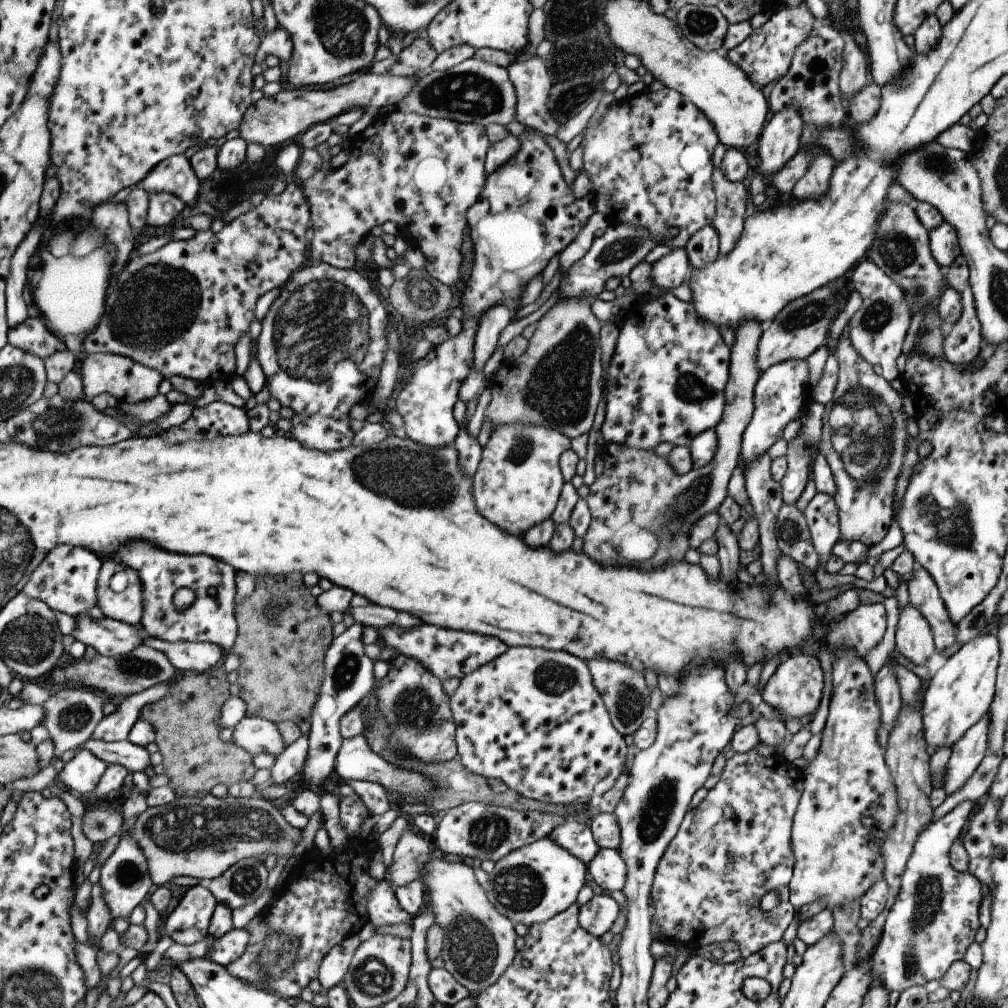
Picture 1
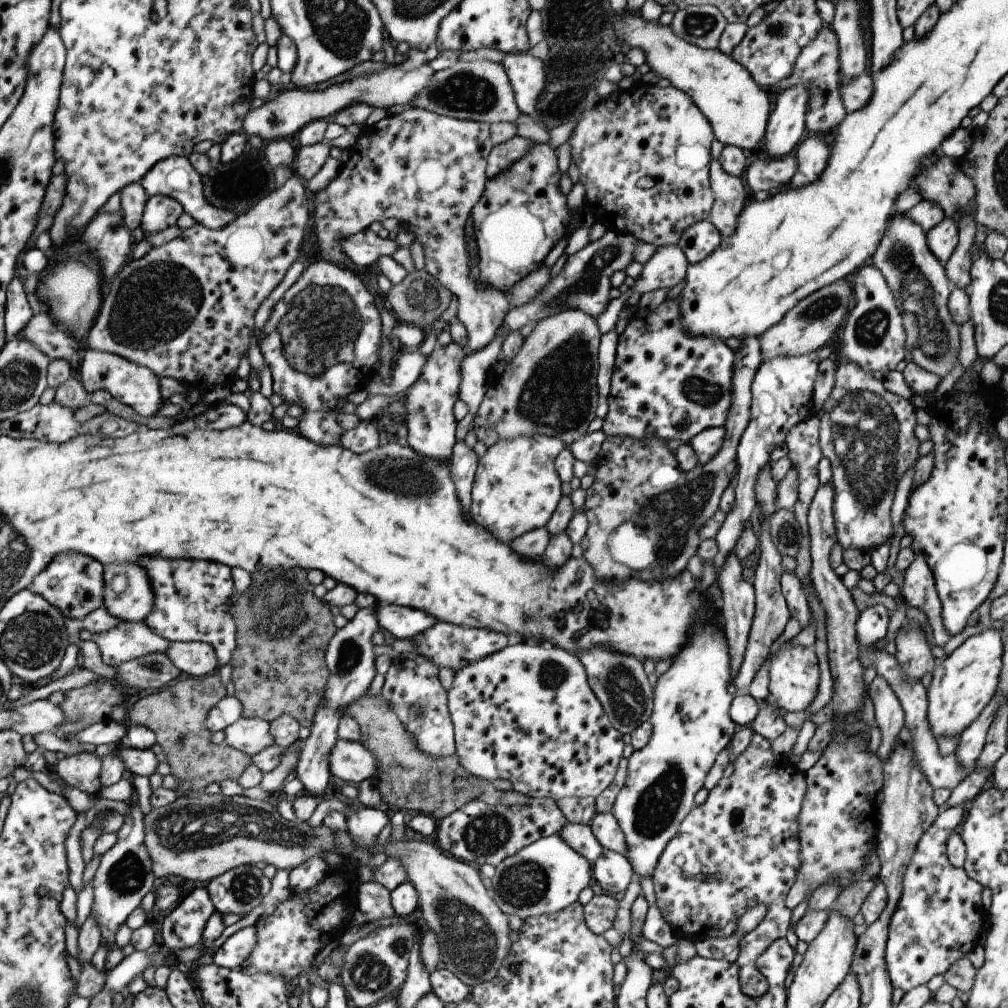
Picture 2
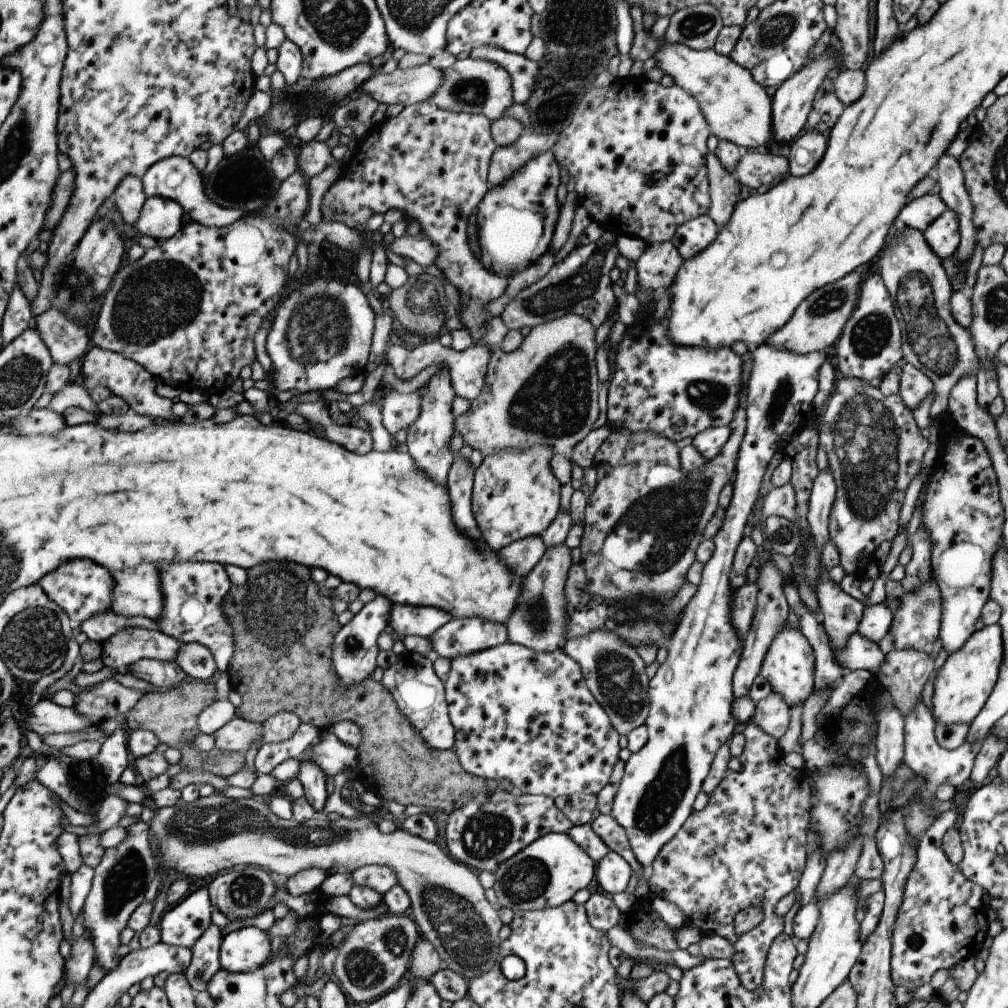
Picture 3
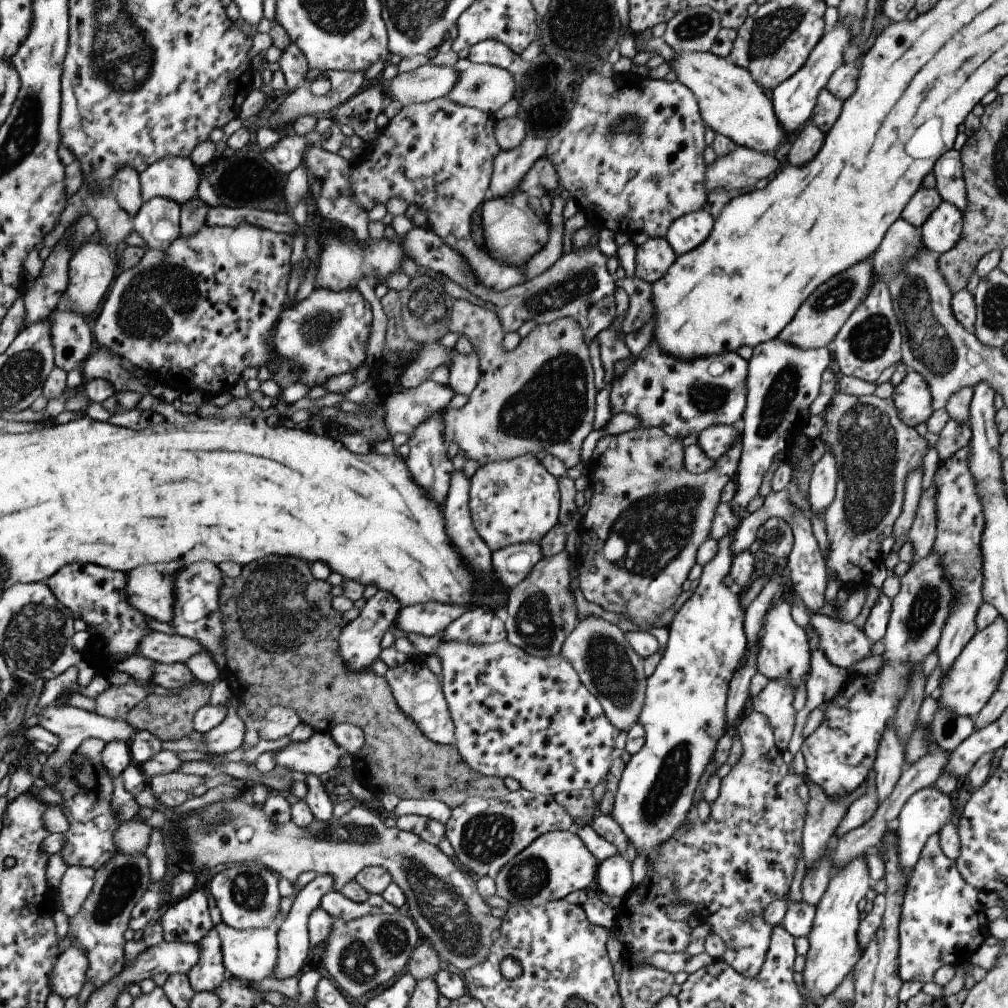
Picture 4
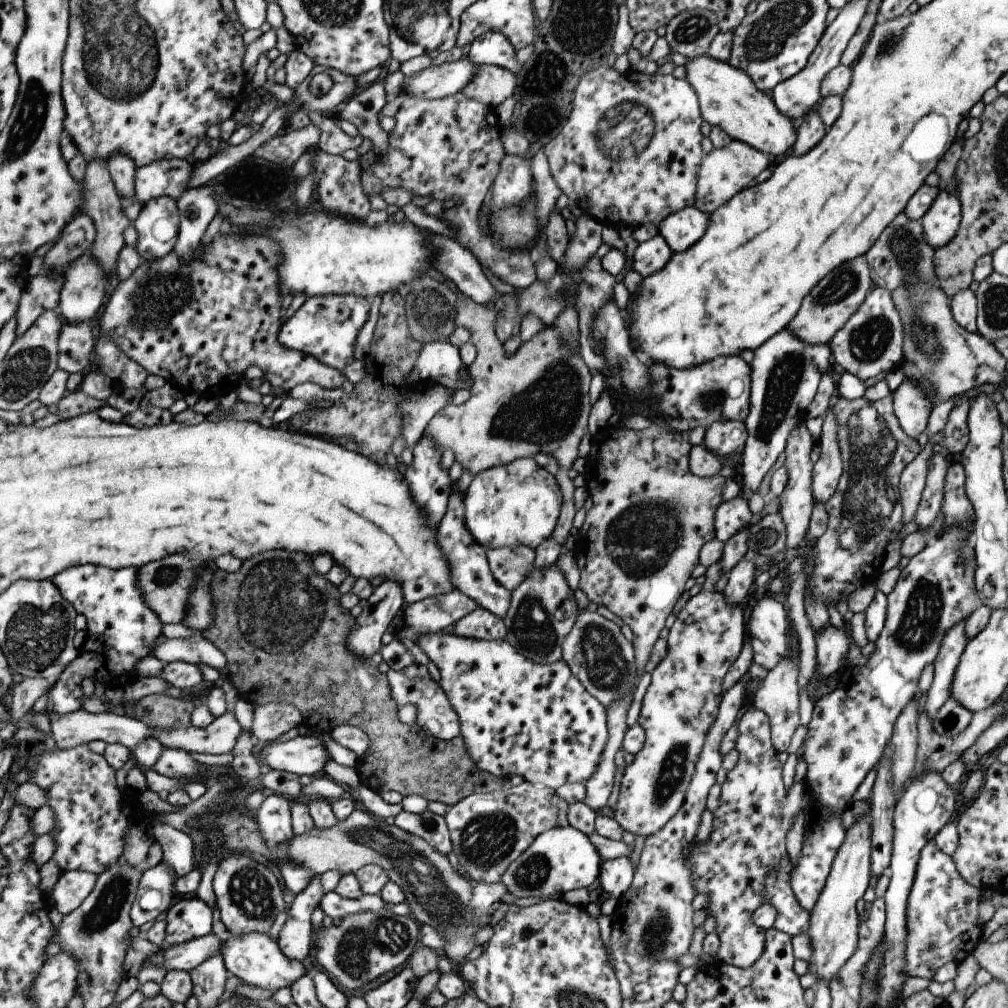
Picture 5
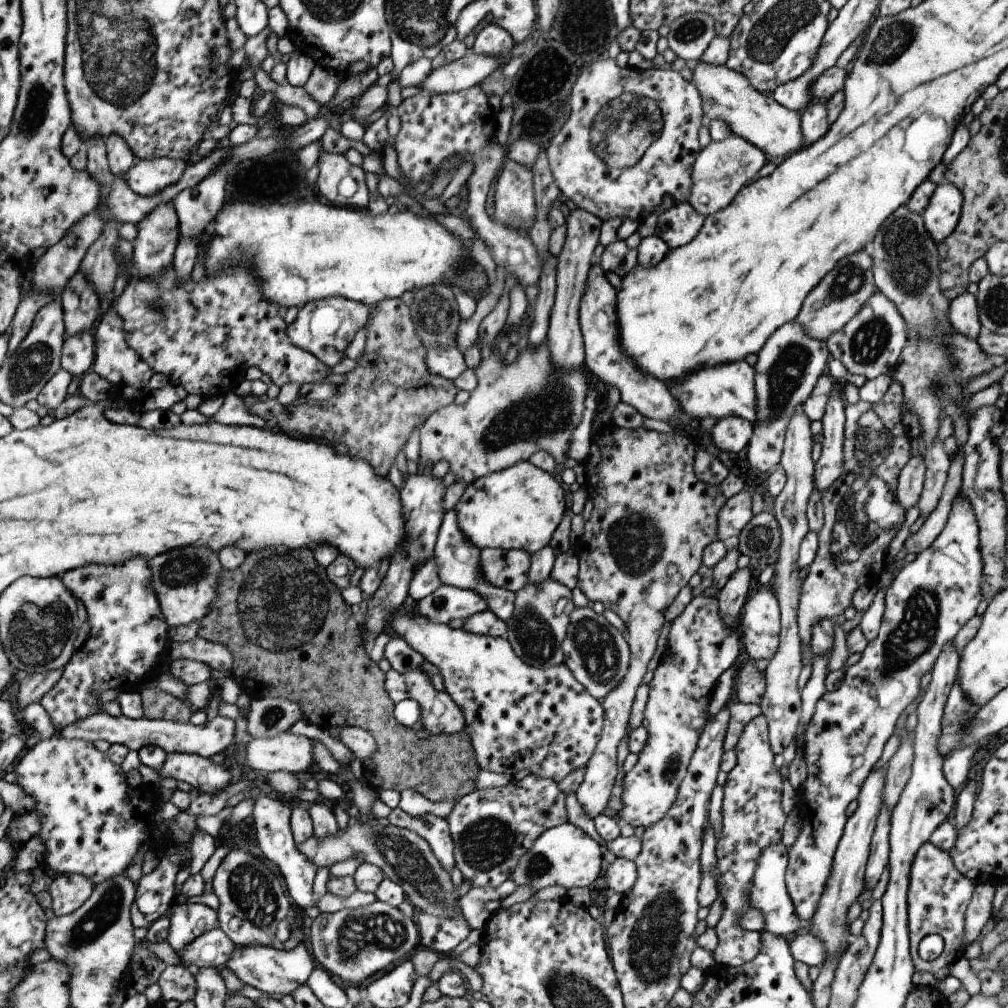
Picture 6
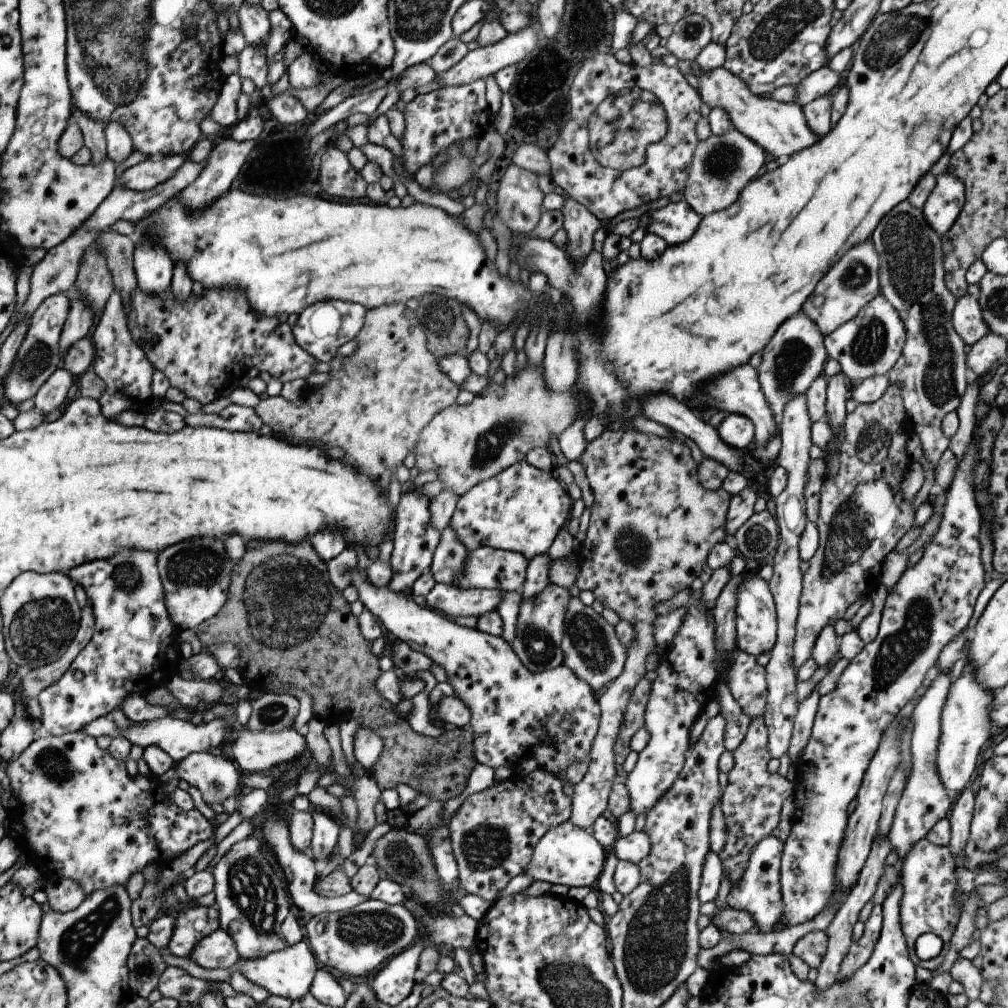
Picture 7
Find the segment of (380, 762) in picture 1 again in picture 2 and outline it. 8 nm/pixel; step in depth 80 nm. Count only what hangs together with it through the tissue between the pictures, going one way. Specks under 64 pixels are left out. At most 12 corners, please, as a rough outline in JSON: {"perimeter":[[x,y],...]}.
{"perimeter":[[337,739],[329,772],[356,786],[378,764],[359,742]]}

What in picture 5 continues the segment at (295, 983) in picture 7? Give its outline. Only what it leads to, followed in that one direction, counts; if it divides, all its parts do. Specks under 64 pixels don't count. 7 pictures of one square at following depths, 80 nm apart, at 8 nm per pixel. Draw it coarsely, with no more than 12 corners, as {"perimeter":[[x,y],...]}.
{"perimeter":[[211,929],[229,976],[274,992],[305,973],[267,933]]}

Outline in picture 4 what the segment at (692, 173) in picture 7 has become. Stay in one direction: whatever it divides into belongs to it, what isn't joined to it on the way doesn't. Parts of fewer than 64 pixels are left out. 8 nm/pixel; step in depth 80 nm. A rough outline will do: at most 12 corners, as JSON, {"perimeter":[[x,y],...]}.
{"perimeter":[[737,146],[706,166],[706,194],[753,189],[778,171],[773,154]]}

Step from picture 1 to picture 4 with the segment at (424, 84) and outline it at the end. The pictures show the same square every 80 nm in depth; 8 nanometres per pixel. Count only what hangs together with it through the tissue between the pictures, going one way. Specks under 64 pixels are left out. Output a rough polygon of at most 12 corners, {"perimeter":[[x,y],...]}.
{"perimeter":[[467,57],[444,94],[460,107],[492,115],[515,88],[504,68]]}

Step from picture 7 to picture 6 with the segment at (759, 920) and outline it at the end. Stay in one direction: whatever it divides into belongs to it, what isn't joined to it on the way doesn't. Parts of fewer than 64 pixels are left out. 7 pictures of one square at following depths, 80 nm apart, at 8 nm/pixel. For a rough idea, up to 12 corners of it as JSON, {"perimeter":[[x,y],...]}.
{"perimeter":[[777,843],[758,858],[750,908],[764,929],[787,937],[801,931],[784,883],[788,854]]}

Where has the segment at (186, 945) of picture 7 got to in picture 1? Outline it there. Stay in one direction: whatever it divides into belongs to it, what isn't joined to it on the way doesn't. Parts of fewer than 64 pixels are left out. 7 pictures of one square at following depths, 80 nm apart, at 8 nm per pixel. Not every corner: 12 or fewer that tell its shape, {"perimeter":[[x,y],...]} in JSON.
{"perimeter":[[189,887],[160,934],[177,944],[205,940],[216,903],[207,887]]}

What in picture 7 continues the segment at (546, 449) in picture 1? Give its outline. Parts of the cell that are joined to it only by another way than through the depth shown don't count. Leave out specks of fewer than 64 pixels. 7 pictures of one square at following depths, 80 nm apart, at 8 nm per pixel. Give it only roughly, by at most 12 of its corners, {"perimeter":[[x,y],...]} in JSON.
{"perimeter":[[524,460],[459,496],[468,551],[545,553],[572,500]]}

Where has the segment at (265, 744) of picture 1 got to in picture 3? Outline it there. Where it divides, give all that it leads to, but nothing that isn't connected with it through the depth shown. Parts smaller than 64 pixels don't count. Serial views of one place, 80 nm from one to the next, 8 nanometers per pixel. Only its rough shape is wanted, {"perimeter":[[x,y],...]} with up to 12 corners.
{"perimeter":[[236,715],[213,732],[214,748],[244,753],[261,724]]}

